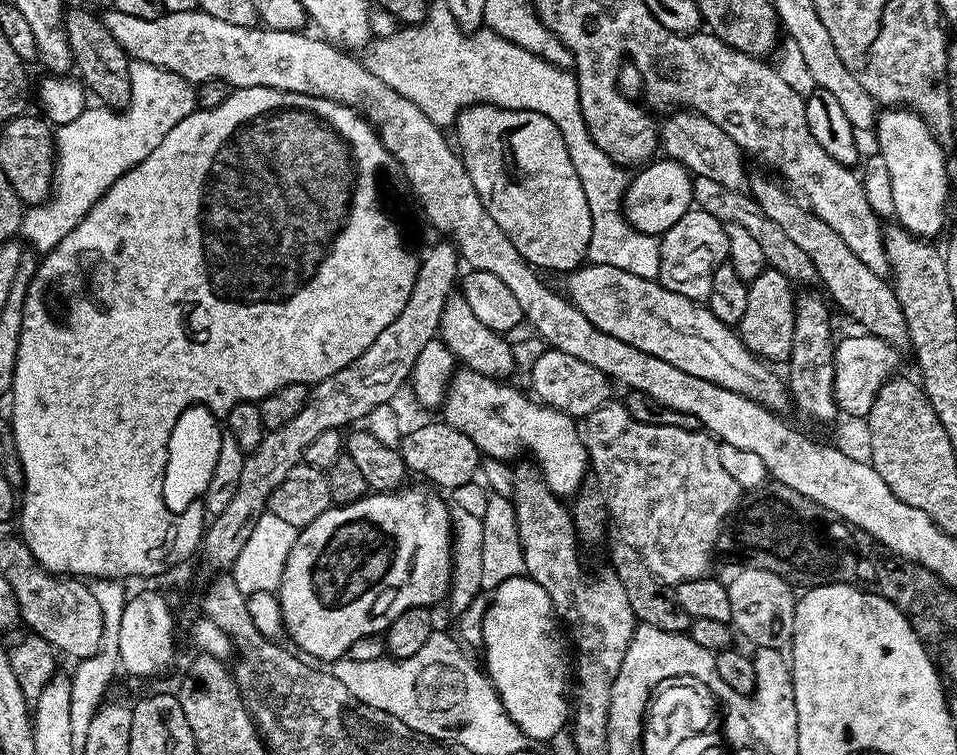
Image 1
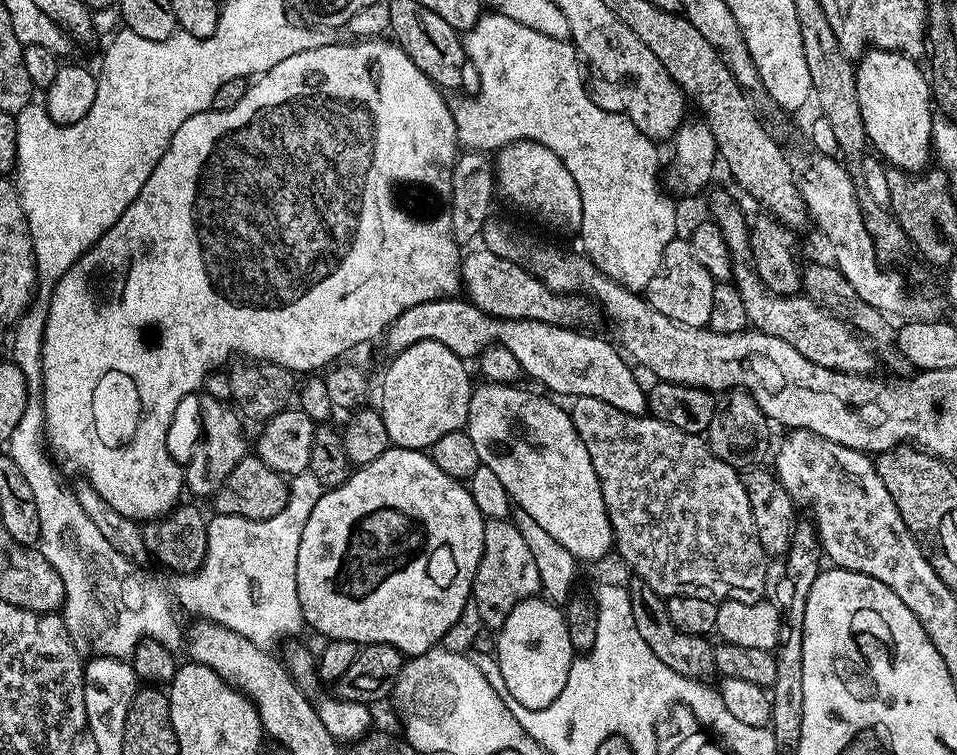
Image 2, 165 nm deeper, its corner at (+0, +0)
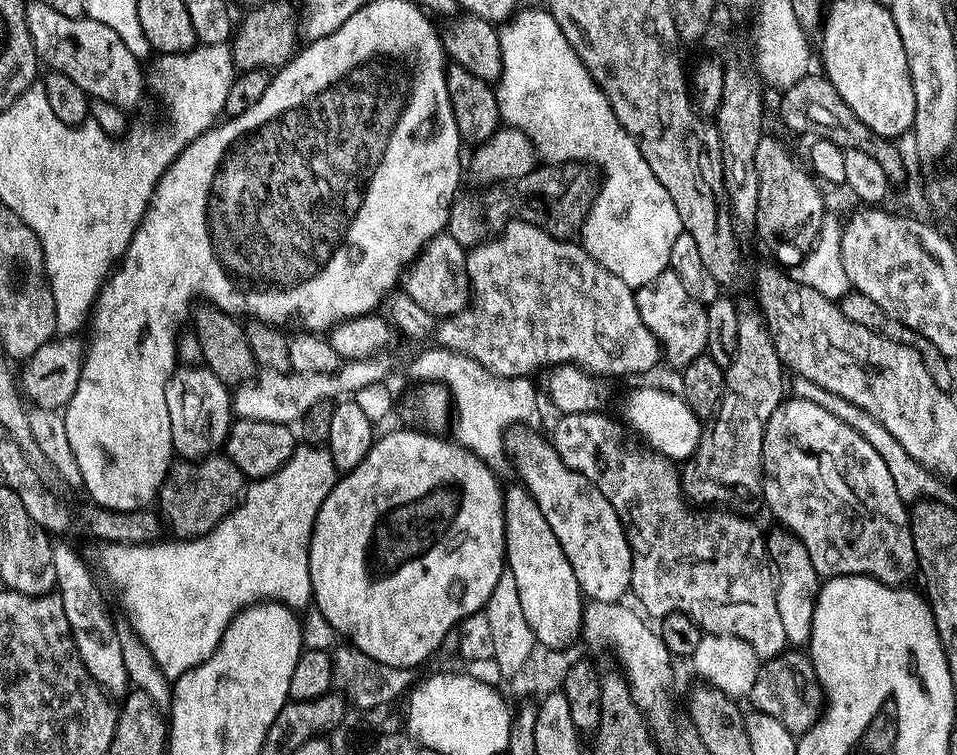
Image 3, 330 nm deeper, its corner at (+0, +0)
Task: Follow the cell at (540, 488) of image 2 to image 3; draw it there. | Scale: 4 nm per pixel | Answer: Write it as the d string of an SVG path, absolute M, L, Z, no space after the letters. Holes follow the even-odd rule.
M524 436L521 440L511 441L510 455L516 466L519 483L533 496L542 510L543 517L549 522L555 538L561 543L574 575L580 583L583 595L589 601L610 602L623 601L629 595L632 586L632 551L628 545L628 535L624 532L624 523L618 518L614 506L582 474L572 472L562 462L555 446L540 436Z

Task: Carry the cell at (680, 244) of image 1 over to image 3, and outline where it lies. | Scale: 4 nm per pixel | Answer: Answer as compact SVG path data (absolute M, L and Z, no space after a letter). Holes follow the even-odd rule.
M671 270L658 274L652 284L635 289L636 305L642 322L662 345L662 356L665 361L682 370L691 360L698 358L706 349L706 307L698 303L682 286L682 278Z

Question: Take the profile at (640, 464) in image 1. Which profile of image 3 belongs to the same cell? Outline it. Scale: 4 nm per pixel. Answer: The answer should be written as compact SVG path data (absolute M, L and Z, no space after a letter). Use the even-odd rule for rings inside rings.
M603 411L563 413L552 428L550 443L555 446L564 465L585 476L604 495L606 502L614 506L618 518L624 523L632 551L630 592L633 597L636 595L635 603L652 618L684 612L705 633L742 638L756 649L761 661L780 655L789 643L778 614L774 569L768 559L765 533L760 533L752 518L736 510L708 510L705 516L692 512L696 510L685 497L677 465L660 452L643 447L630 448L624 444L621 425L604 415Z

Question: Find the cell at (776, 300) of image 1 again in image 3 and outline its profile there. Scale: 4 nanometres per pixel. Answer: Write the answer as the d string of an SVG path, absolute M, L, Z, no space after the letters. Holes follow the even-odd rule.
M765 134L758 142L758 150L754 150L754 166L758 166L758 210L754 232L776 255L775 263L780 266L802 263L823 228L826 207L820 193L821 185L817 177L801 164L792 157L791 150L772 134Z

